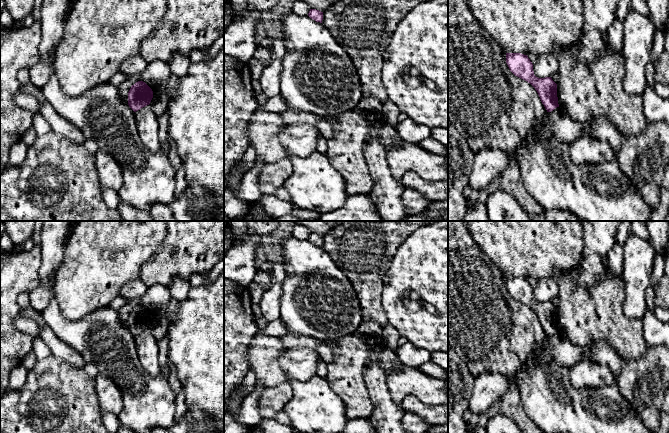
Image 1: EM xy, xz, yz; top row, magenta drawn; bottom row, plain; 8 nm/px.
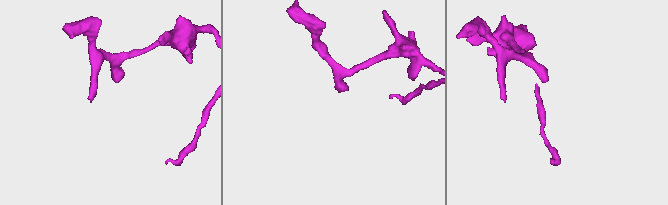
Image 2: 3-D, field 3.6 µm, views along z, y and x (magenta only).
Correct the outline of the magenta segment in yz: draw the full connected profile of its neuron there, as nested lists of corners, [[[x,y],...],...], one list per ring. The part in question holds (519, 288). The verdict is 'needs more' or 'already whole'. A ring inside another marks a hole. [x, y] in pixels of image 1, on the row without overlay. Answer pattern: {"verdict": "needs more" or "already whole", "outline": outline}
{"verdict": "needs more", "outline": [[[506,277],[506,287],[515,300],[527,305],[535,312],[547,334],[545,346],[540,350],[539,359],[533,363],[534,366],[545,366],[551,362],[556,362],[561,366],[570,368],[582,361],[590,361],[607,365],[615,378],[620,374],[622,359],[606,341],[599,341],[588,347],[579,347],[573,345],[559,331],[557,308],[551,301],[536,301],[533,288],[527,279]]]}

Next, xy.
{"verdict": "needs more", "outline": [[[143,305],[136,306],[128,316],[128,329],[134,335],[139,362],[149,375],[157,376],[159,346],[150,330],[152,322],[152,313]]]}

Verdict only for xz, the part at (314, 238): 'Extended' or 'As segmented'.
As segmented

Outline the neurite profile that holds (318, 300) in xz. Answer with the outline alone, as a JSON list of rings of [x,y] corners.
[[[288,235],[279,244],[282,247],[286,278],[282,282],[280,298],[280,318],[288,333],[295,336],[314,337],[327,341],[337,340],[354,334],[363,321],[360,302],[351,281],[336,265],[329,254],[320,246],[307,240],[299,240]]]

